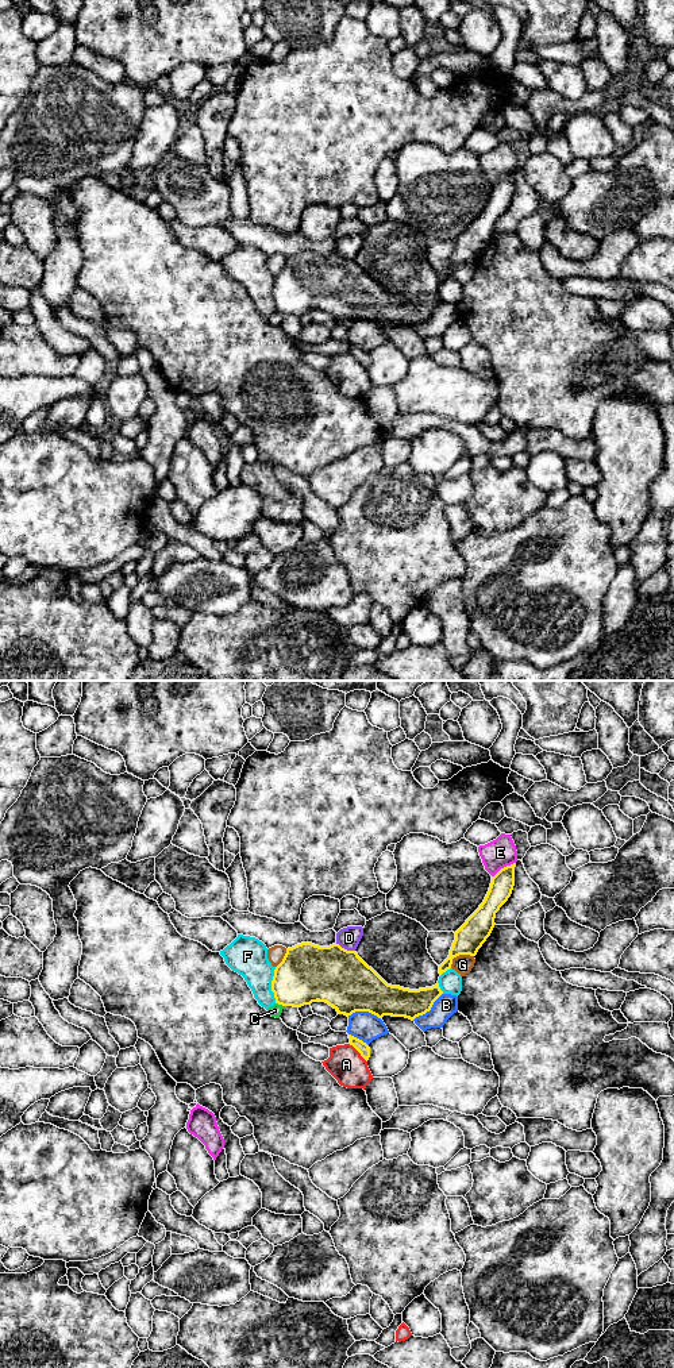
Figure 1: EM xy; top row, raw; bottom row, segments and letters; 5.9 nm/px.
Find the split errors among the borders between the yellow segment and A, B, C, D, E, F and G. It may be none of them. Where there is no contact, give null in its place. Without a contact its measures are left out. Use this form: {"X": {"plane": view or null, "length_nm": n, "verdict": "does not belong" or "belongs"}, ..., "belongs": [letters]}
{"A": {"plane": "xy", "length_nm": 160, "verdict": "does not belong"}, "B": {"plane": "xy", "length_nm": 240, "verdict": "does not belong"}, "C": {"plane": "xy", "length_nm": 50, "verdict": "does not belong"}, "D": {"plane": "xy", "length_nm": 130, "verdict": "does not belong"}, "E": {"plane": "xy", "length_nm": 170, "verdict": "does not belong"}, "F": {"plane": "xy", "length_nm": 220, "verdict": "does not belong"}, "G": {"plane": "xy", "length_nm": 160, "verdict": "does not belong"}, "belongs": []}

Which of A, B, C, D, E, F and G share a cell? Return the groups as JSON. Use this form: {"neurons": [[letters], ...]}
{"neurons": [["A"], ["B"], ["C"], ["D"], ["E"], ["F"], ["G"]]}

